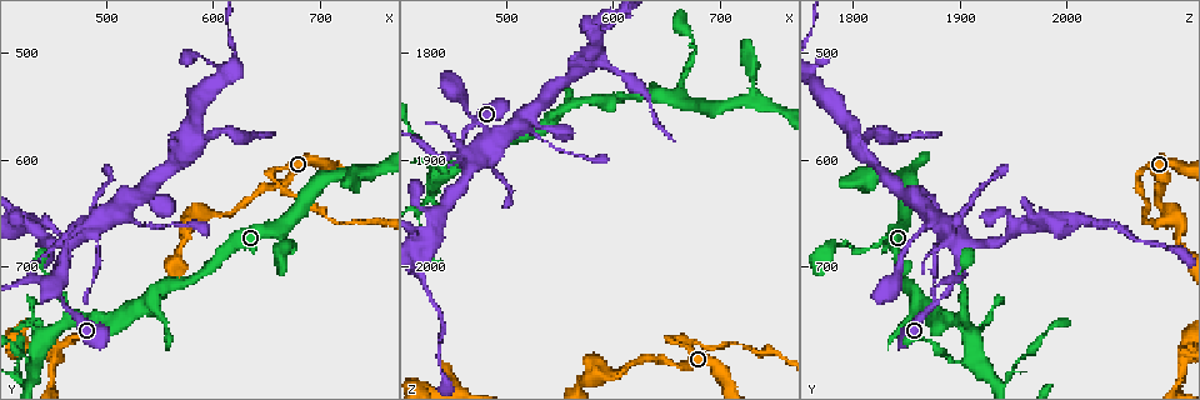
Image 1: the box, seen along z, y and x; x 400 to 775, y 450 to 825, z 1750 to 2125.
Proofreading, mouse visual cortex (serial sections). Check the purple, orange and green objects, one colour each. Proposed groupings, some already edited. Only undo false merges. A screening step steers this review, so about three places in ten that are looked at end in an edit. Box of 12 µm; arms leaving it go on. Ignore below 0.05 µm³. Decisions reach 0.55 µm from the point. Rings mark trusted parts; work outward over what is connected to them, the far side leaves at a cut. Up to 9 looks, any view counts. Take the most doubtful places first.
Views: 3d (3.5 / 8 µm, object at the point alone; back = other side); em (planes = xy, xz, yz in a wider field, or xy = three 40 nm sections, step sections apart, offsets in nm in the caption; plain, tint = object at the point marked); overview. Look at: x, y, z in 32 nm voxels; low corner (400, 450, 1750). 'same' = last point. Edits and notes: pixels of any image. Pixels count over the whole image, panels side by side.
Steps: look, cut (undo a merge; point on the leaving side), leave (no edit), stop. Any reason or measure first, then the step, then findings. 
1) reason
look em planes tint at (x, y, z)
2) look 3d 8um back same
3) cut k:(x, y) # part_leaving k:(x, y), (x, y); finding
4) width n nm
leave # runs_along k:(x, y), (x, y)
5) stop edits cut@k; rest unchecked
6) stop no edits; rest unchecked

three arms meet
look 3d 3.5um at (460, 706, 1900)

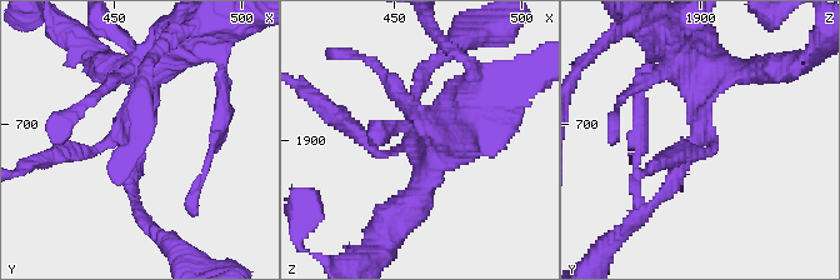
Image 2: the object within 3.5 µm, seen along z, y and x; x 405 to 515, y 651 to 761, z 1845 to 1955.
now the EM
look em xy step 3 tint at (459, 706, 1899)

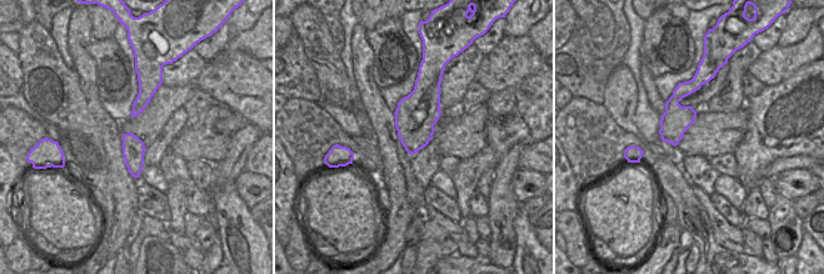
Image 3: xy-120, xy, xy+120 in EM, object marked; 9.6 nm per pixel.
look em xy step 2 tint same

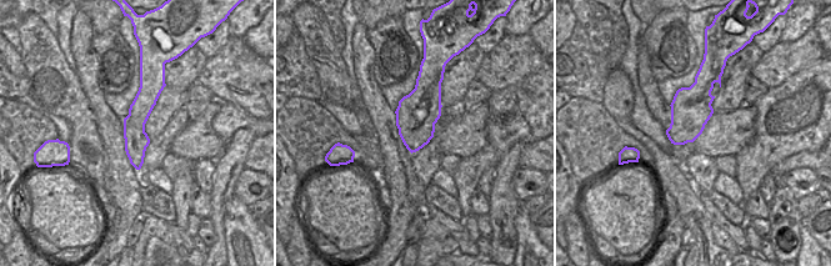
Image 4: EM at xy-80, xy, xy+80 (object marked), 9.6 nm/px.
arm_widths 100, 150, 300 nm
leave # runs_along 2:(650, 208), (698, 139), (691, 63); one cell here

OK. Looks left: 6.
abrupt turn
look 3d 8um at (480, 660, 1874)

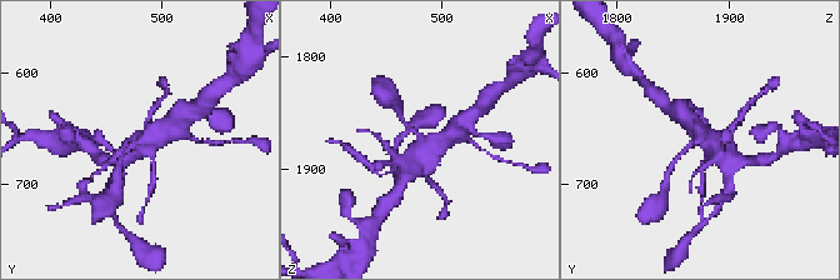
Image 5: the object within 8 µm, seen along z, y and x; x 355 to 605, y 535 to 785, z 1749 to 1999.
look em xy step 5 tint at (482, 662, 1874)

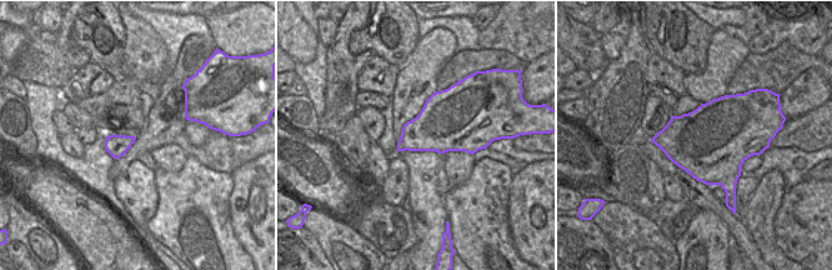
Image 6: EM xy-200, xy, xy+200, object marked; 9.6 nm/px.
leave # runs_along 5:(123, 163), (138, 145), (175, 120); all the same cell

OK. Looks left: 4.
sharp bend
look 3d 8um at (654, 616, 2066)

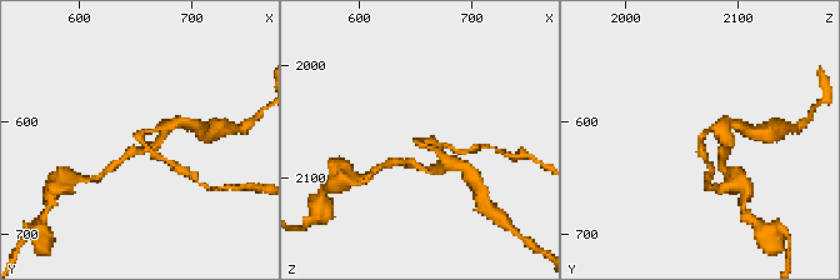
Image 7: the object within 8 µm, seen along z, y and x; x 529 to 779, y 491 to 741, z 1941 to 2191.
closer look
look 3d 3.5um at (656, 614, 2066)

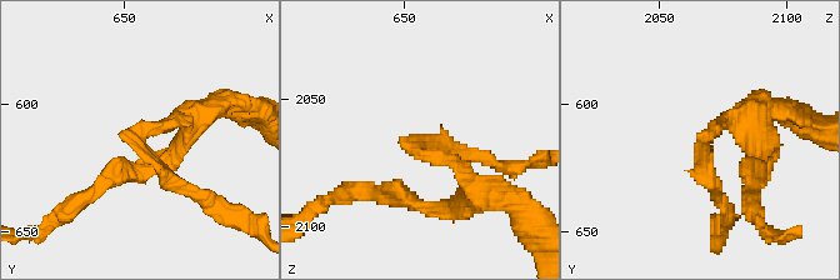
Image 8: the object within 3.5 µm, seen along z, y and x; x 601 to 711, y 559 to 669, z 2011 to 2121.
look em planes tint at (653, 614, 2069)

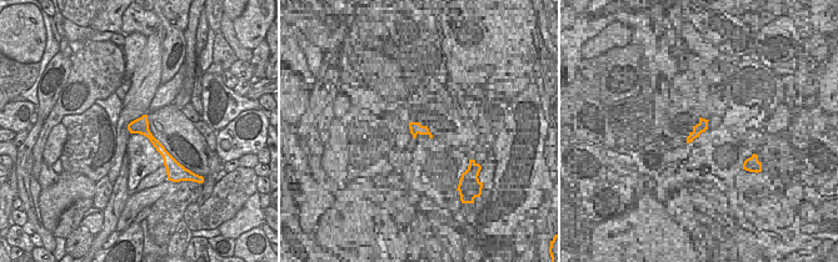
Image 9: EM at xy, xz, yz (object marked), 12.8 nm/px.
arm_widths 200, 200 nm
cut 8:(703, 179) # border 9:(148, 129), (141, 129), (136, 132); two cells meet here

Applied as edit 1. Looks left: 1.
two arms in line, one across
look 3d 3.5um at (576, 596, 1810)

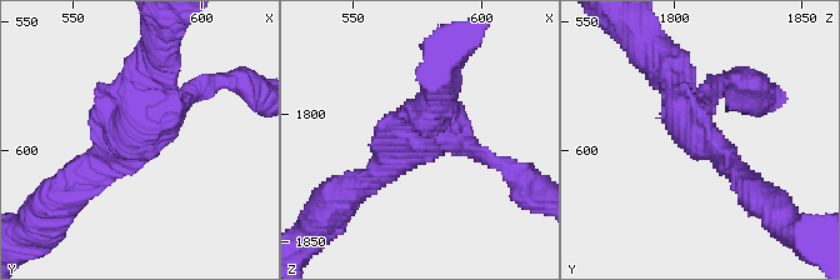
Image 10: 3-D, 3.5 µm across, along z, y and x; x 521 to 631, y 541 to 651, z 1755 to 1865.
leave # runs_along 10:(733, 163), (646, 44); continuous, no second cell

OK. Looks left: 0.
stop edits cut@8; rest unchecked

